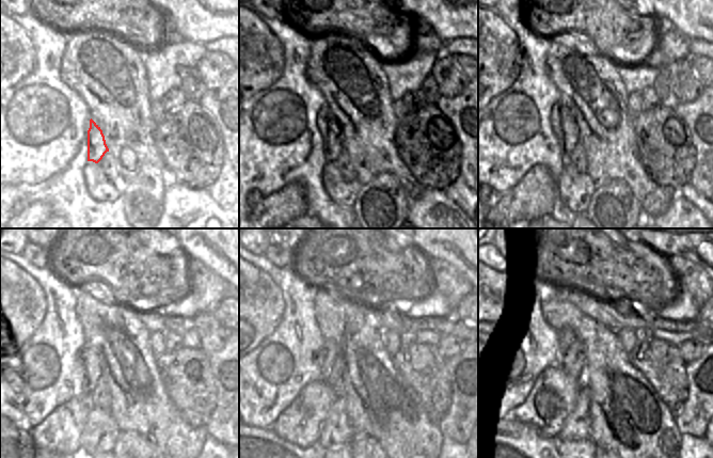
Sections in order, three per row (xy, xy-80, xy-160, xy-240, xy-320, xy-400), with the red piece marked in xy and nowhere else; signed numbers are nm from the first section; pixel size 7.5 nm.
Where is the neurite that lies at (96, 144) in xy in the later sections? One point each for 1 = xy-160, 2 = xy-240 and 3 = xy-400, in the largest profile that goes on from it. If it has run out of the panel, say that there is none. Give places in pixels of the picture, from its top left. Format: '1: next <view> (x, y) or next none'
1: next xy-160 (564, 123)
2: next xy-240 (91, 358)
3: next xy-400 (567, 336)

